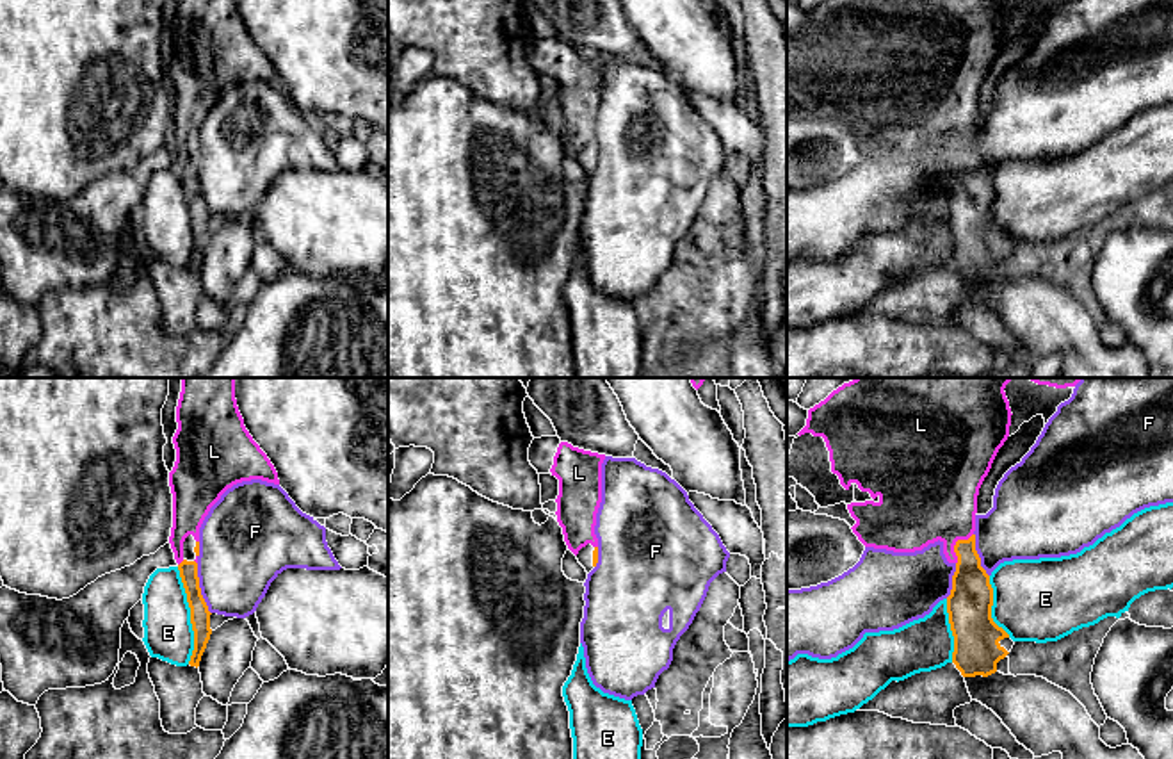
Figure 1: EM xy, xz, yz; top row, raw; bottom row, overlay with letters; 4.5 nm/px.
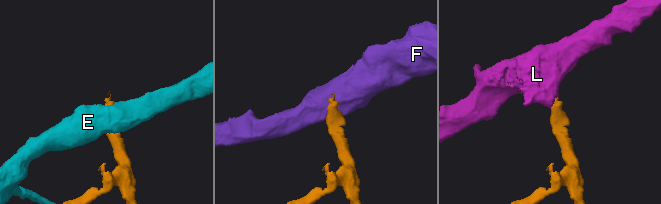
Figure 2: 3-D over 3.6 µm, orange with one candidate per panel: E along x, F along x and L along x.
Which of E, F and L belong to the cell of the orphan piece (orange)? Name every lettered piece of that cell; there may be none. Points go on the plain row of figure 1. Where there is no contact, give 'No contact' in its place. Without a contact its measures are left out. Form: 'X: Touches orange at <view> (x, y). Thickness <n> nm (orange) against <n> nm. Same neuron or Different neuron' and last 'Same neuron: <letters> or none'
E: Touches orange at xy (191, 216). Thickness 100 nm (orange) against 220 nm. Different neuron
F: Touches orange at xy (200, 189). Thickness 100 nm (orange) against 380 nm. Different neuron
L: Touches orange at yz (954, 146). Thickness 190 nm (orange) against 400 nm. Same neuron
Same neuron: L

